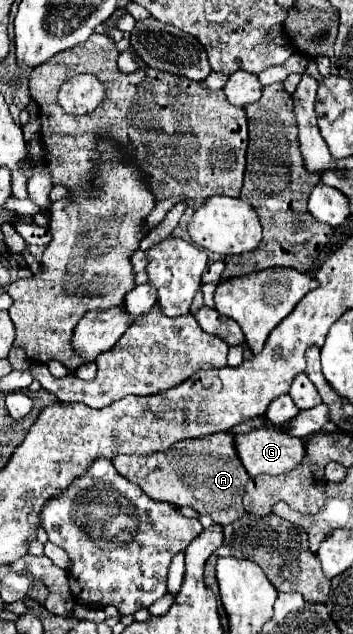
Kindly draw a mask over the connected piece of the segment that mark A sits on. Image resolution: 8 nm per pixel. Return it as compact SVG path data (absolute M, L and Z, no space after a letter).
M229 432L183 440L165 452L149 456L115 456L113 466L123 478L137 484L149 498L171 506L189 506L201 516L211 516L211 520L219 526L227 526L245 514L241 500L249 474L243 470L233 444L233 434Z

